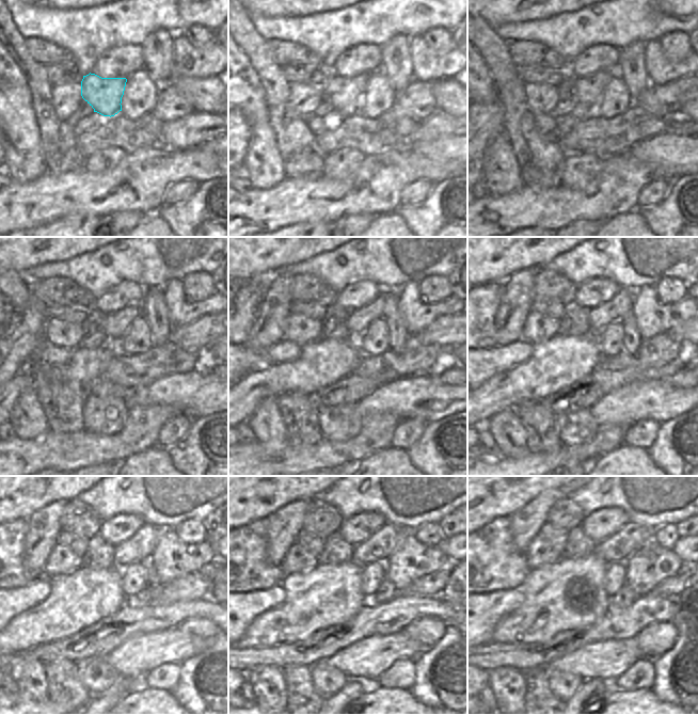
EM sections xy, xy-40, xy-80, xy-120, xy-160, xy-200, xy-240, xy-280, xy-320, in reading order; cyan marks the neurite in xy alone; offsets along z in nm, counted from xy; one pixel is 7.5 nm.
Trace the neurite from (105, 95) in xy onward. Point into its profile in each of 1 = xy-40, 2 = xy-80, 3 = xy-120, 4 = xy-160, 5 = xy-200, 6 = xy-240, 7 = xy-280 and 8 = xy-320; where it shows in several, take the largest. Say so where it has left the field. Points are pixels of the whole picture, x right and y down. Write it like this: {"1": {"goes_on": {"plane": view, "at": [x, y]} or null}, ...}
{"1": {"goes_on": {"plane": "xy-40", "at": [346, 93]}}, "2": {"goes_on": {"plane": "xy-80", "at": [588, 90]}}, "3": {"goes_on": {"plane": "xy-120", "at": [115, 324]}}, "4": {"goes_on": {"plane": "xy-160", "at": [359, 319]}}, "5": {"goes_on": {"plane": "xy-200", "at": [615, 310]}}, "6": {"goes_on": {"plane": "xy-240", "at": [140, 546]}}, "7": {"goes_on": {"plane": "xy-280", "at": [377, 549]}}, "8": {"goes_on": {"plane": "xy-320", "at": [617, 547]}}}

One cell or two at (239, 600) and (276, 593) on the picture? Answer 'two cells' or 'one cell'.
one cell

